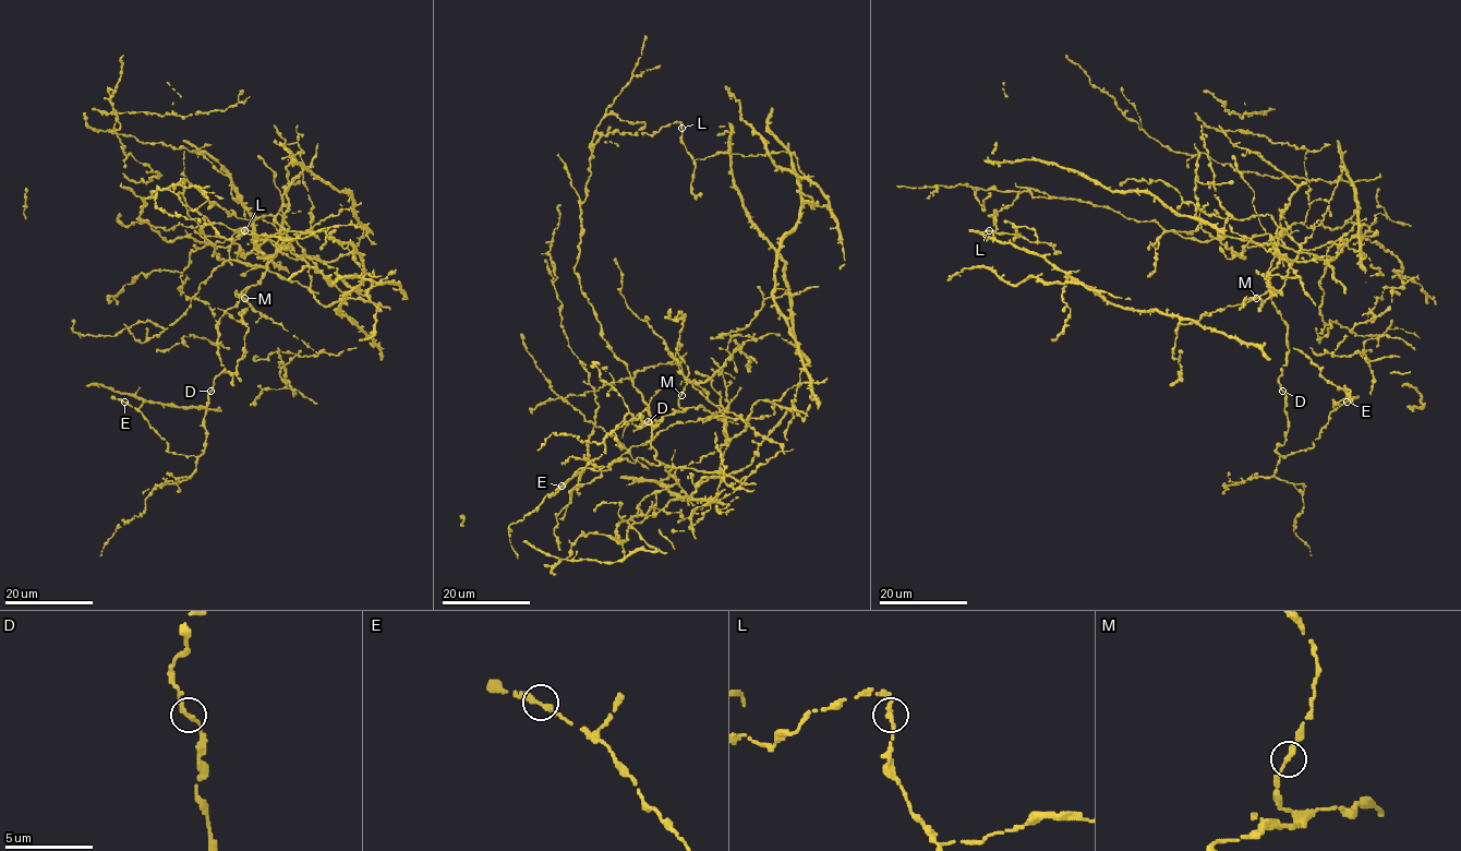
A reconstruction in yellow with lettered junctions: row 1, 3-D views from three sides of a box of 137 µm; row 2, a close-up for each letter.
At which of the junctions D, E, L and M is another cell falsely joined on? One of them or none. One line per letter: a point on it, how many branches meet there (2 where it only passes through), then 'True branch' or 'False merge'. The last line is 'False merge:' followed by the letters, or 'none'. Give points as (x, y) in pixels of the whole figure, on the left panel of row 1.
D: Place: (210, 391). Branches: 2. True branch
E: Place: (124, 402). Branches: 2. True branch
L: Place: (244, 230). Branches: 2. True branch
M: Place: (244, 298). Branches: 2. True branch
False merge: none

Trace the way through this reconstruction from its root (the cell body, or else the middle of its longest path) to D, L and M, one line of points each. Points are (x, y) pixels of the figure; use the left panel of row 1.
D: (209, 243), (228, 260), (250, 223), (267, 258), (282, 241), (309, 258), (284, 241), (222, 315), (210, 391)
L: (209, 243), (167, 241), (137, 218), (143, 199), (153, 191), (162, 211), (227, 239), (244, 230)
M: (209, 243), (228, 260), (250, 223), (267, 258), (282, 241), (309, 258), (287, 239), (244, 298)

